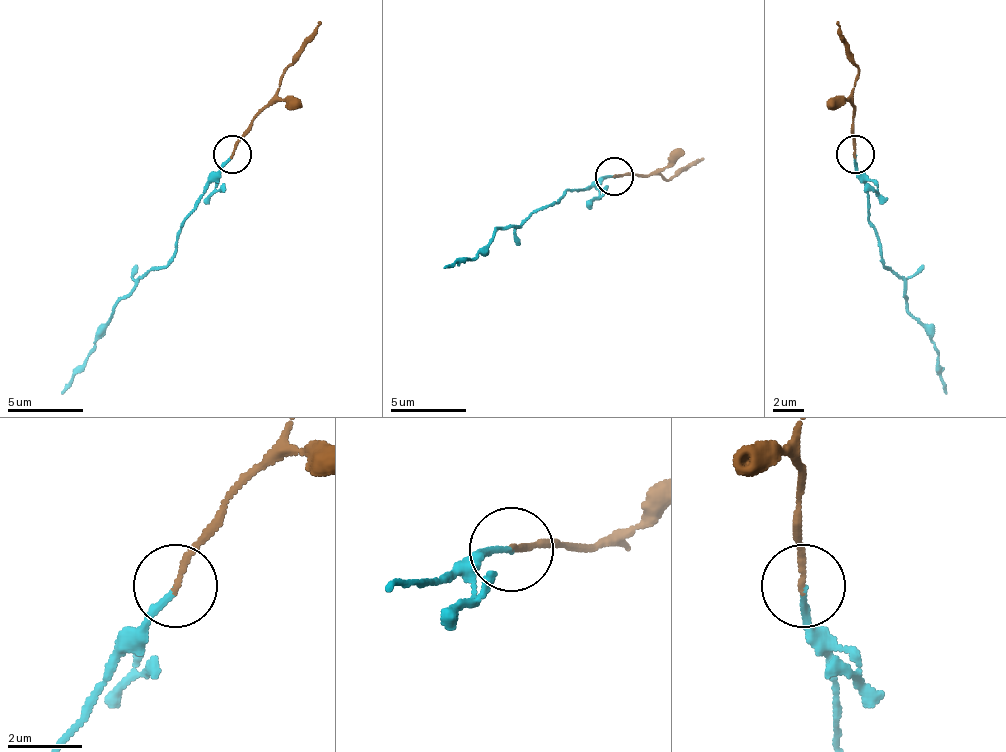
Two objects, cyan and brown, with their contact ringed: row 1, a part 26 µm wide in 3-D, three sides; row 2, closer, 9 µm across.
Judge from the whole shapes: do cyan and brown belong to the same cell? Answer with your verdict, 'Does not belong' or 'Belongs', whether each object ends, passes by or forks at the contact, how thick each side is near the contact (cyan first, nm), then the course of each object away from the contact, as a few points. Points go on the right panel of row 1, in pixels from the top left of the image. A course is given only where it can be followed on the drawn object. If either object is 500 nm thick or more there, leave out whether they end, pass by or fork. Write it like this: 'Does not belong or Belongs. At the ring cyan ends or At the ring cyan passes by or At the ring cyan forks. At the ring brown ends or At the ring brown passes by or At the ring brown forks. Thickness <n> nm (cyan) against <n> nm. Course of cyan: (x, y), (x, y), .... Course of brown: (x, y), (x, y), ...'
Does not belong. At the ring cyan ends. At the ring brown ends. Thickness 150 nm (cyan) against 150 nm. Course of cyan: (854, 153), (880, 260), (903, 282), (907, 309), (937, 355), (945, 393). Course of brown: (854, 153), (854, 93), (858, 66), (839, 21)

